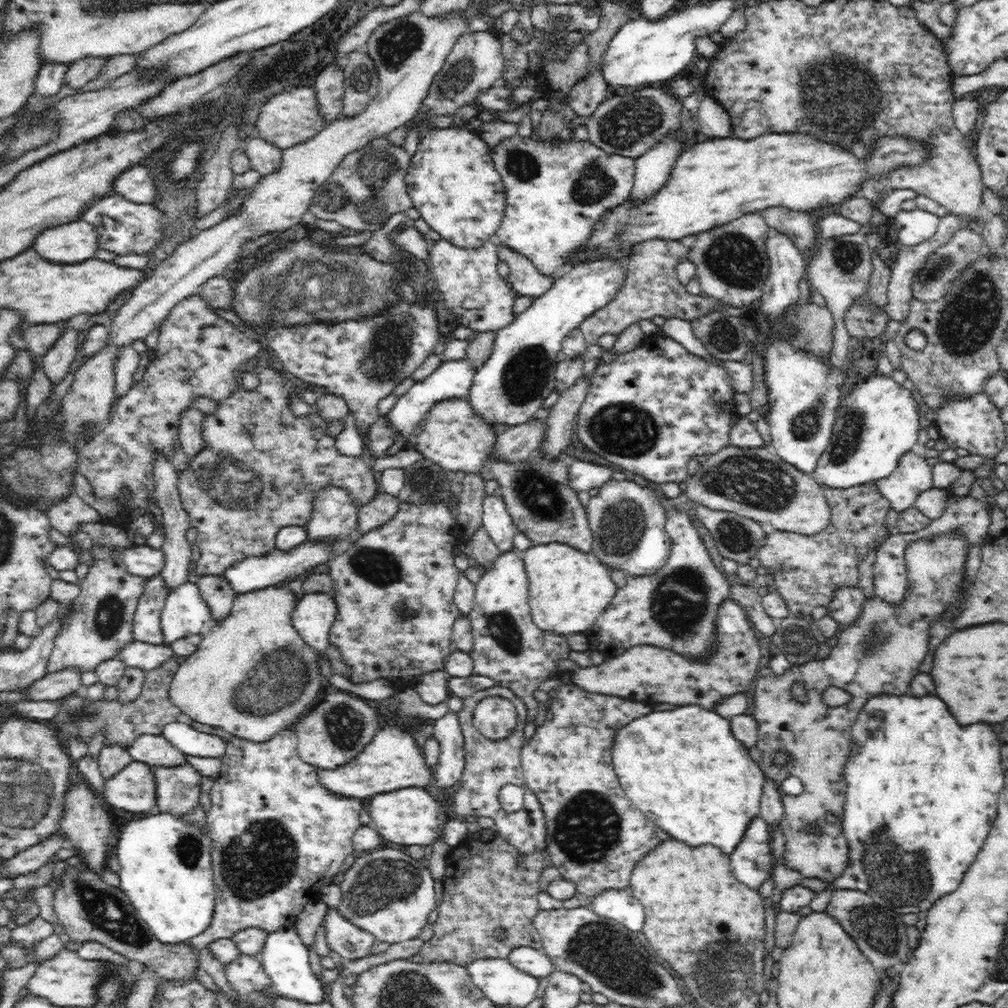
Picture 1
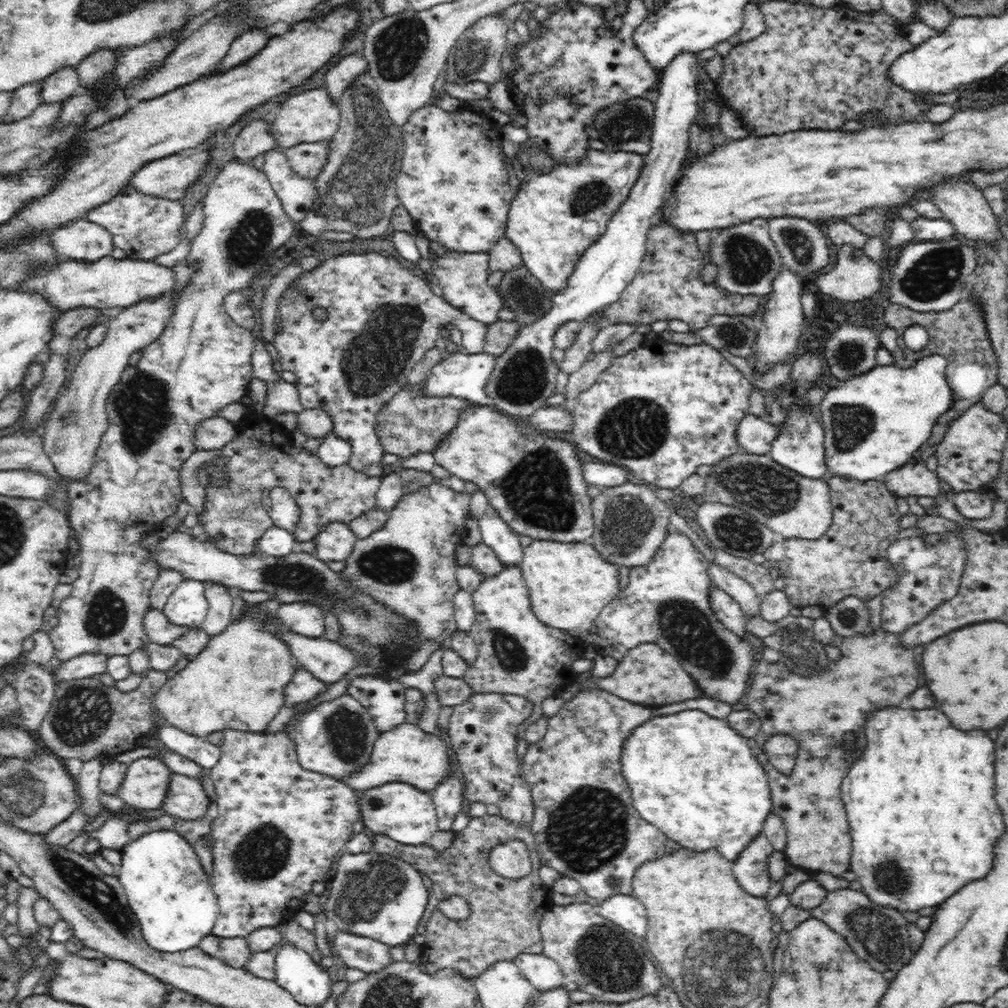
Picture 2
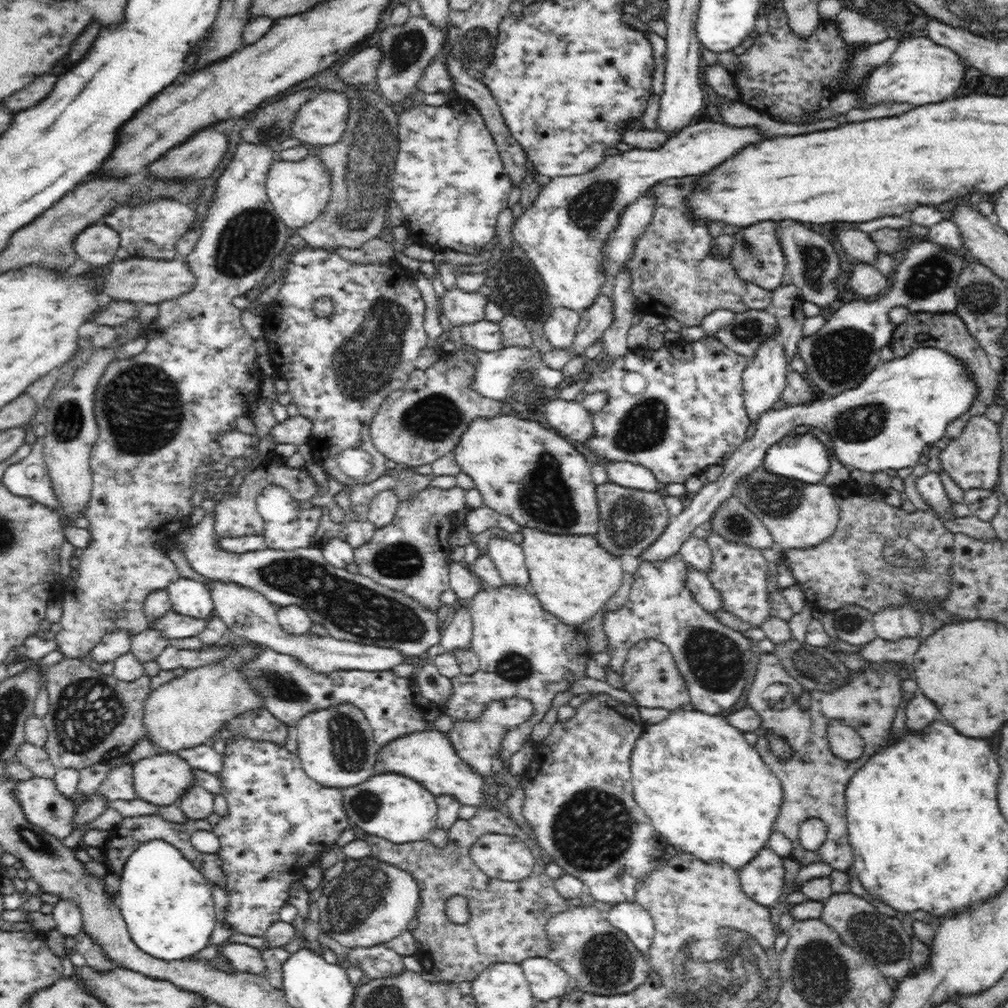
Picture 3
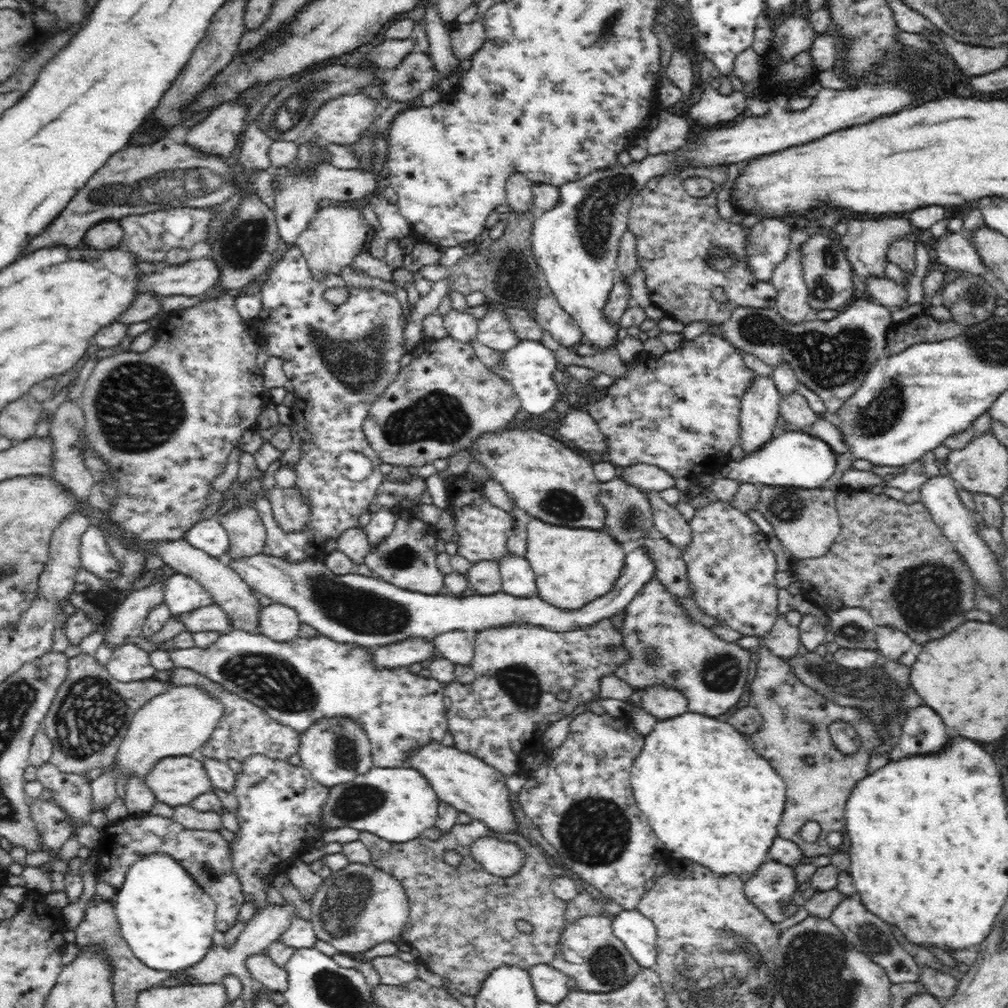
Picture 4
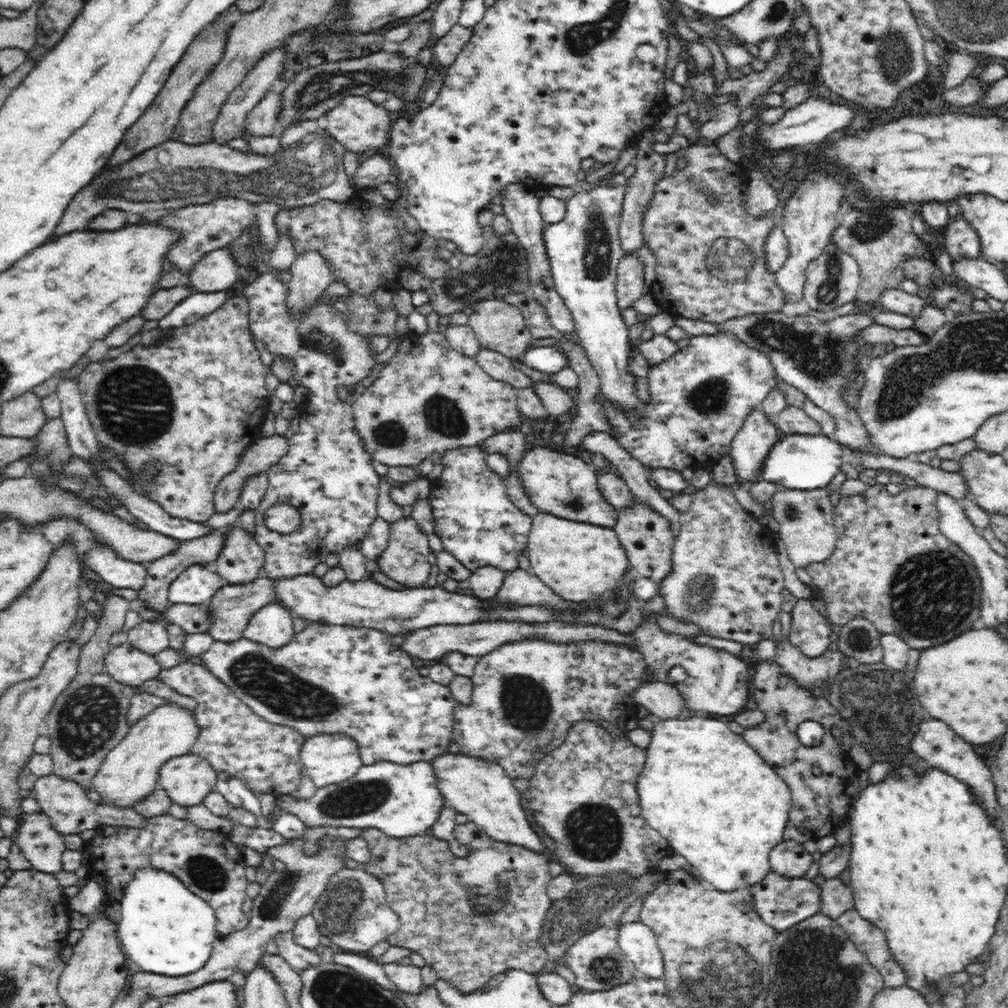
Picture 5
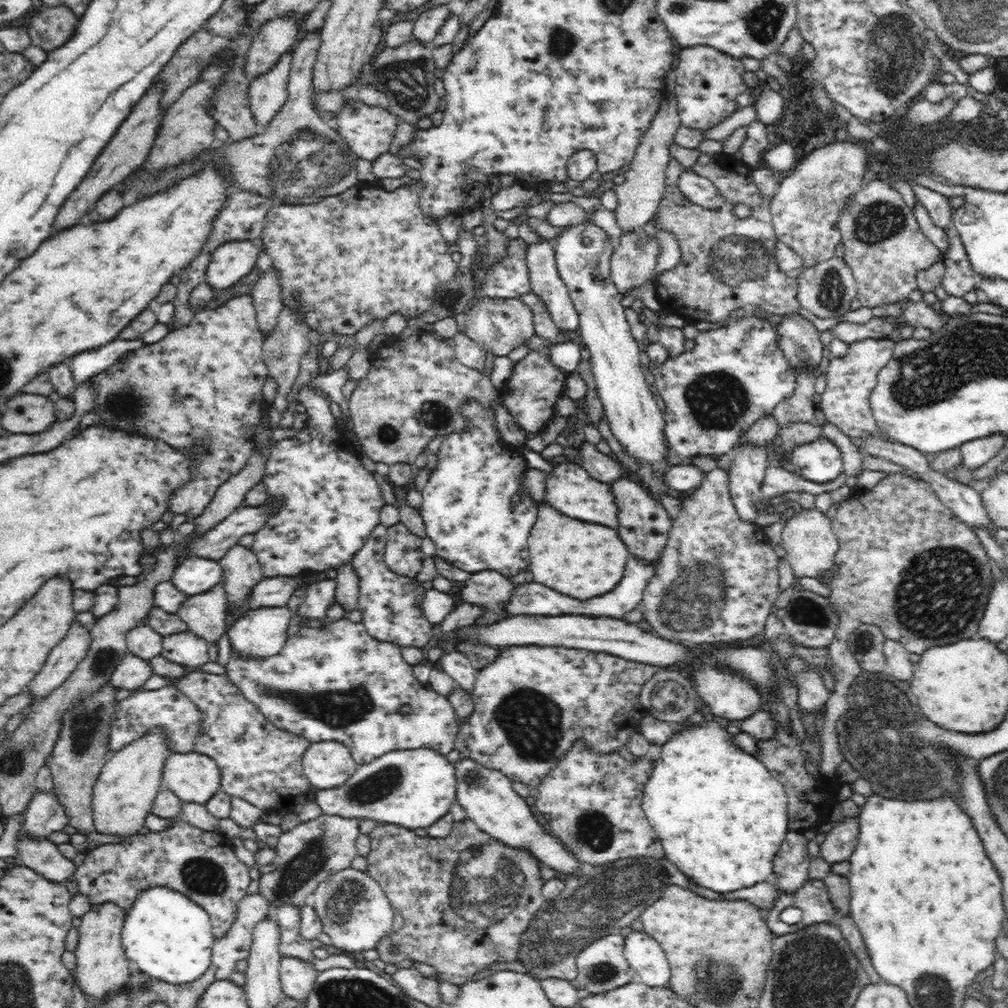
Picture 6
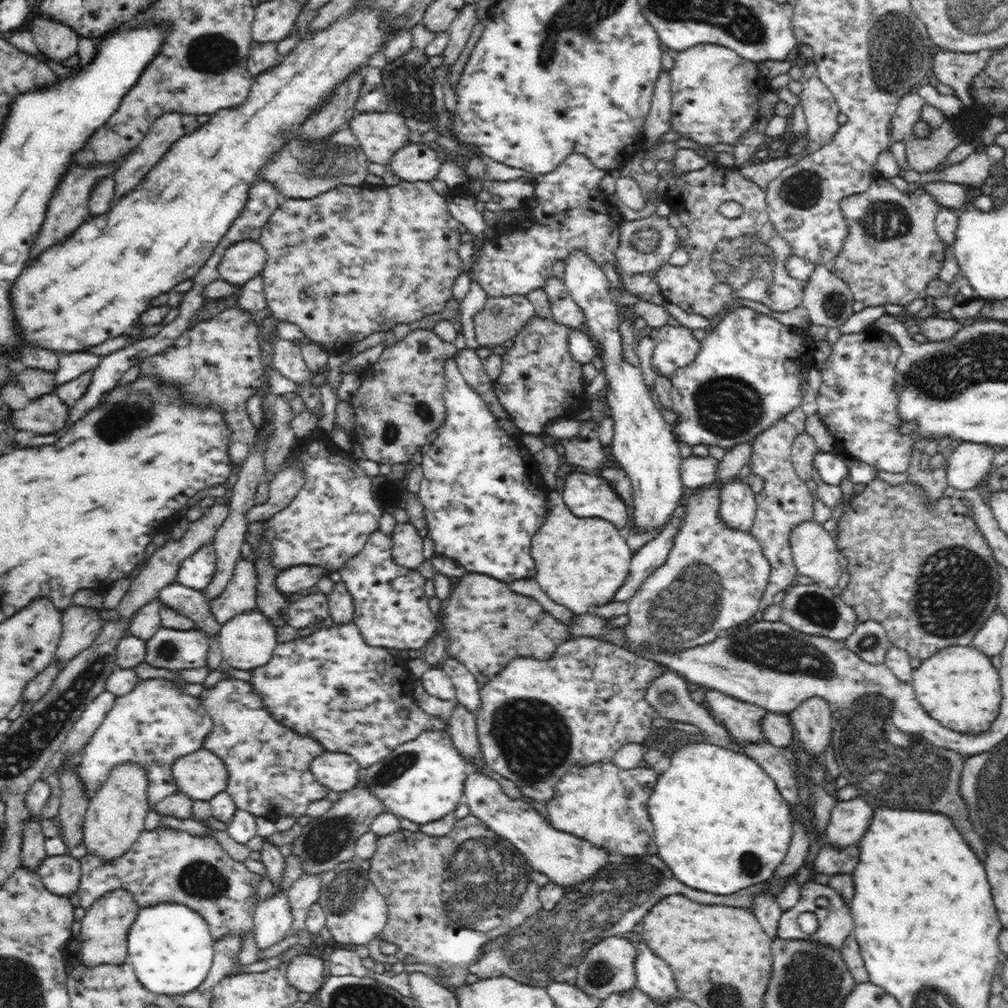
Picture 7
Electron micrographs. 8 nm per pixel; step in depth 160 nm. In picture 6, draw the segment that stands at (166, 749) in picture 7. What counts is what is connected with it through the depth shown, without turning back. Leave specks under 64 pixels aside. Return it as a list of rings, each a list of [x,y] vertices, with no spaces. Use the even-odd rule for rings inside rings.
[[[164,686],[160,690],[138,689],[120,701],[112,717],[110,732],[110,754],[122,750],[129,743],[139,739],[153,728],[166,728],[166,738],[170,739],[171,753],[189,753],[201,732],[201,714],[193,701],[190,701],[175,686]]]

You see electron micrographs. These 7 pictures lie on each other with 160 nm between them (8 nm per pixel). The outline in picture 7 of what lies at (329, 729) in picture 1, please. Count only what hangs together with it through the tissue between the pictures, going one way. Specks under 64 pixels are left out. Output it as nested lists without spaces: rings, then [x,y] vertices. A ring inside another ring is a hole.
[[[326,750],[312,759],[309,769],[321,785],[341,794],[358,784],[362,770],[353,756]]]

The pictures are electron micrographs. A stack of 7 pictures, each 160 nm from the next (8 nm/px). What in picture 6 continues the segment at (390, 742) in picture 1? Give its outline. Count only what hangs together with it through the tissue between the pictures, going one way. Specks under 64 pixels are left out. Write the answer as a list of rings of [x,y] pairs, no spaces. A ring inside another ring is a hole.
[[[472,759],[457,761],[454,764],[456,769],[456,799],[458,804],[461,804],[466,811],[467,818],[472,820],[482,832],[488,833],[495,841],[500,841],[512,848],[519,848],[520,850],[528,851],[533,859],[538,860],[542,866],[549,866],[557,873],[573,874],[581,865],[574,854],[568,854],[568,850],[564,850],[561,841],[558,837],[554,838],[552,834],[548,834],[540,823],[536,821],[535,814],[532,814],[531,808],[524,798],[520,797],[512,789],[512,781],[504,776],[500,771],[489,769],[482,766],[480,763],[474,762]]]

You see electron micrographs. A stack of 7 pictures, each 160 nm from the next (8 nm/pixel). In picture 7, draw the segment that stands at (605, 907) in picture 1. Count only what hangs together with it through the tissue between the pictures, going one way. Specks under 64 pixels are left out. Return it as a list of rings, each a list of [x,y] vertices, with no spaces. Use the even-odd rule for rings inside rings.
[[[644,941],[634,943],[637,947],[635,971],[637,987],[649,995],[656,1003],[664,1004],[667,1000],[678,996],[672,970],[664,960],[651,951]]]

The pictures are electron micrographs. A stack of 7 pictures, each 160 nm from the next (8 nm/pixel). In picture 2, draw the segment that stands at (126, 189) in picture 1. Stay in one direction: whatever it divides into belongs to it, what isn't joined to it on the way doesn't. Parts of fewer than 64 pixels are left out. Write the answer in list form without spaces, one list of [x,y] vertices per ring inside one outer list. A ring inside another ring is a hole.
[[[206,146],[182,152],[182,156],[178,153],[149,162],[135,172],[128,184],[151,197],[183,199],[182,194],[202,174],[213,154],[204,148]]]

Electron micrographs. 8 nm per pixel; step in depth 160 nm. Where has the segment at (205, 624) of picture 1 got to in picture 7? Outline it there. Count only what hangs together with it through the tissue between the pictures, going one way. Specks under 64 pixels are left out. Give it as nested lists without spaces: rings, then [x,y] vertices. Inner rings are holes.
[[[214,542],[203,544],[195,554],[182,561],[177,573],[178,583],[203,592],[216,574],[216,560]]]

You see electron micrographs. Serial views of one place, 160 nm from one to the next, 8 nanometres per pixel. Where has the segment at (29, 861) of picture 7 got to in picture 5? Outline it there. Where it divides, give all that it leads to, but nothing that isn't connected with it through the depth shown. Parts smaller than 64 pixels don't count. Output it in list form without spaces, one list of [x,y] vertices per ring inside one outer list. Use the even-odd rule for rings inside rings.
[[[52,774],[39,777],[33,786],[33,791],[33,797],[36,799],[38,808],[51,820],[52,827],[63,835],[80,834],[85,830],[97,830],[106,826],[142,828],[148,822],[148,819],[138,814],[134,808],[120,809],[92,801],[79,783],[60,778],[59,775]]]

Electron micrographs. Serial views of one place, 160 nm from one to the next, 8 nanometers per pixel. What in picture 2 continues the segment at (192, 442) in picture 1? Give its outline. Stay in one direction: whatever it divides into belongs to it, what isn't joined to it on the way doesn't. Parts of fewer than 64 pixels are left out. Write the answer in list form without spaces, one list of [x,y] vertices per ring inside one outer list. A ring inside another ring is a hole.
[[[214,417],[202,421],[195,430],[195,445],[198,451],[207,453],[220,450],[237,437],[237,428],[232,420]]]

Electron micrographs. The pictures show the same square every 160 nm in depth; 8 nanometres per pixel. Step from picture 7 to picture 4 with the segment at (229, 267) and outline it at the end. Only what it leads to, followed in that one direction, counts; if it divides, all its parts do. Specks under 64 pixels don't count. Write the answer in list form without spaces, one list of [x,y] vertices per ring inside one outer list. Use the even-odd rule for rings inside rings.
[[[206,255],[180,265],[166,265],[162,272],[144,276],[153,296],[198,296],[213,290],[220,280],[219,264]]]

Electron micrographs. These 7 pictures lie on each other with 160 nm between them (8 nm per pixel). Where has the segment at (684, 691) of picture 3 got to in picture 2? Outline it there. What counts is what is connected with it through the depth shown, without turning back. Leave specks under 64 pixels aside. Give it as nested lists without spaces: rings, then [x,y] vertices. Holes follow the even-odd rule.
[[[642,643],[631,648],[620,660],[612,676],[595,678],[590,684],[590,689],[608,691],[645,707],[664,706],[703,696],[698,684],[680,666],[674,656],[654,643]]]

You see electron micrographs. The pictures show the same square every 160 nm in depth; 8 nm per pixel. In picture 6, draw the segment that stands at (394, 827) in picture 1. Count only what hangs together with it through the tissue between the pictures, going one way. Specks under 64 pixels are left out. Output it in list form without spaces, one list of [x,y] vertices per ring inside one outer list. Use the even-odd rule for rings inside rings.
[[[420,748],[394,750],[375,758],[368,764],[359,765],[356,772],[342,785],[333,789],[317,789],[314,800],[322,808],[325,816],[343,817],[346,819],[372,819],[378,823],[399,825],[403,829],[428,828],[445,814],[456,800],[456,769],[446,754],[437,750]]]

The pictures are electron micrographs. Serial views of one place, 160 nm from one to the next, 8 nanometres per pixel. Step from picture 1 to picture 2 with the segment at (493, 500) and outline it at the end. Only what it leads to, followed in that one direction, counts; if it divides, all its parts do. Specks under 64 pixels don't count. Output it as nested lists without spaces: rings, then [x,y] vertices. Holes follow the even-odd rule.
[[[490,511],[479,518],[483,544],[486,544],[506,567],[519,567],[524,558],[523,548],[515,530],[498,515]]]

